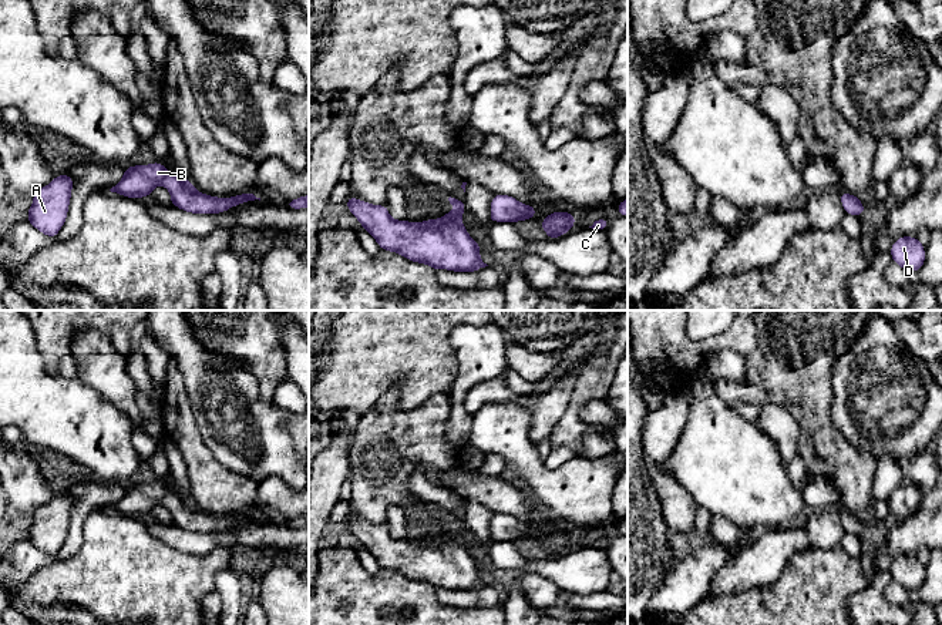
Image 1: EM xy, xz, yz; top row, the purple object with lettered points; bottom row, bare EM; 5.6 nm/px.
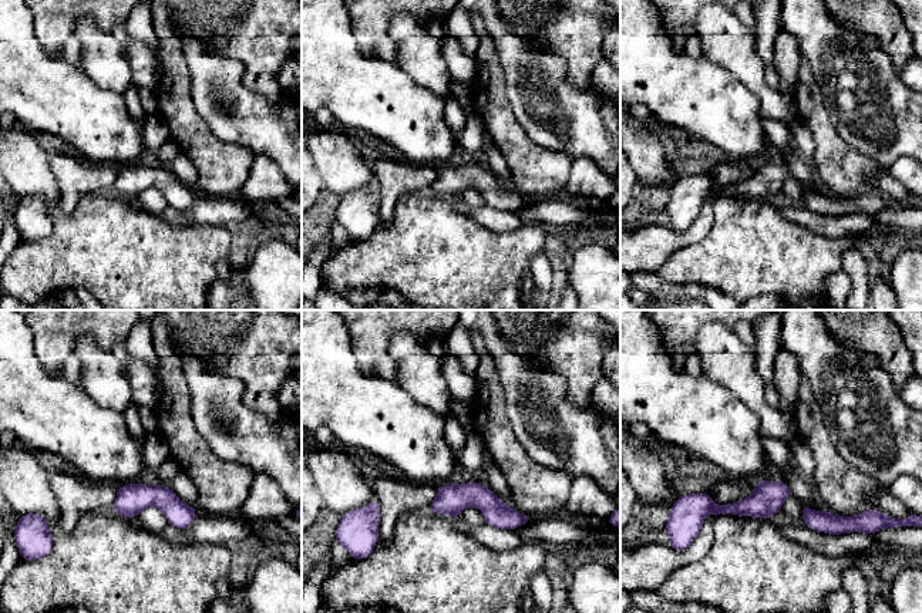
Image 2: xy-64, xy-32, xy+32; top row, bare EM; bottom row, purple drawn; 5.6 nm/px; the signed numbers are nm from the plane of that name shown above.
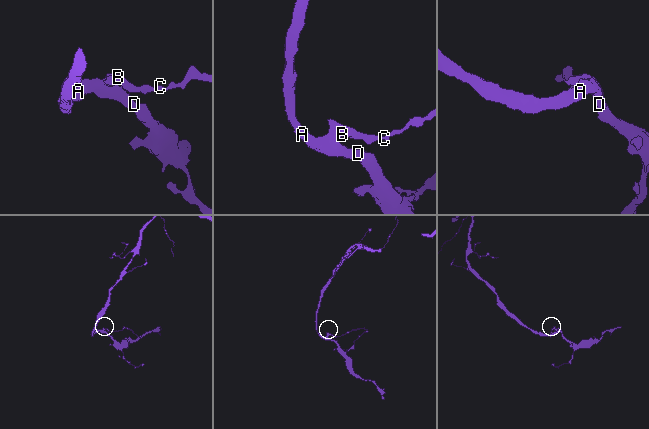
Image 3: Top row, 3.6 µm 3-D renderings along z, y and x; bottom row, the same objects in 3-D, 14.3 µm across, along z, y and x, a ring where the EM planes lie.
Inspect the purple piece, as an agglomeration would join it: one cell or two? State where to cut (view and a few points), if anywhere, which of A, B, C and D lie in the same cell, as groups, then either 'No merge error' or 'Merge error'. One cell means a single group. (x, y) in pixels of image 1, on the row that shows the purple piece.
No split. Groups: A B C D. No merge error

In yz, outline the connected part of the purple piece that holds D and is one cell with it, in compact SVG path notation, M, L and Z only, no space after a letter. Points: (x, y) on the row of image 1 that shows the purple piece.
M915 236L898 238L889 251L892 262L908 272L919 271L925 263L925 246Z

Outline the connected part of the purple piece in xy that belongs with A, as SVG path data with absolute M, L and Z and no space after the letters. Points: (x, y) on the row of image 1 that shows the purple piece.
M68 174L57 175L48 185L34 192L27 221L46 236L55 238L63 228L73 185L74 181Z

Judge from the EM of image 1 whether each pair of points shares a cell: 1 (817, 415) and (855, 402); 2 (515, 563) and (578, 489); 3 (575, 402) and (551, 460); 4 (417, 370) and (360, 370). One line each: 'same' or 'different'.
1: different
2: different
3: different
4: same

